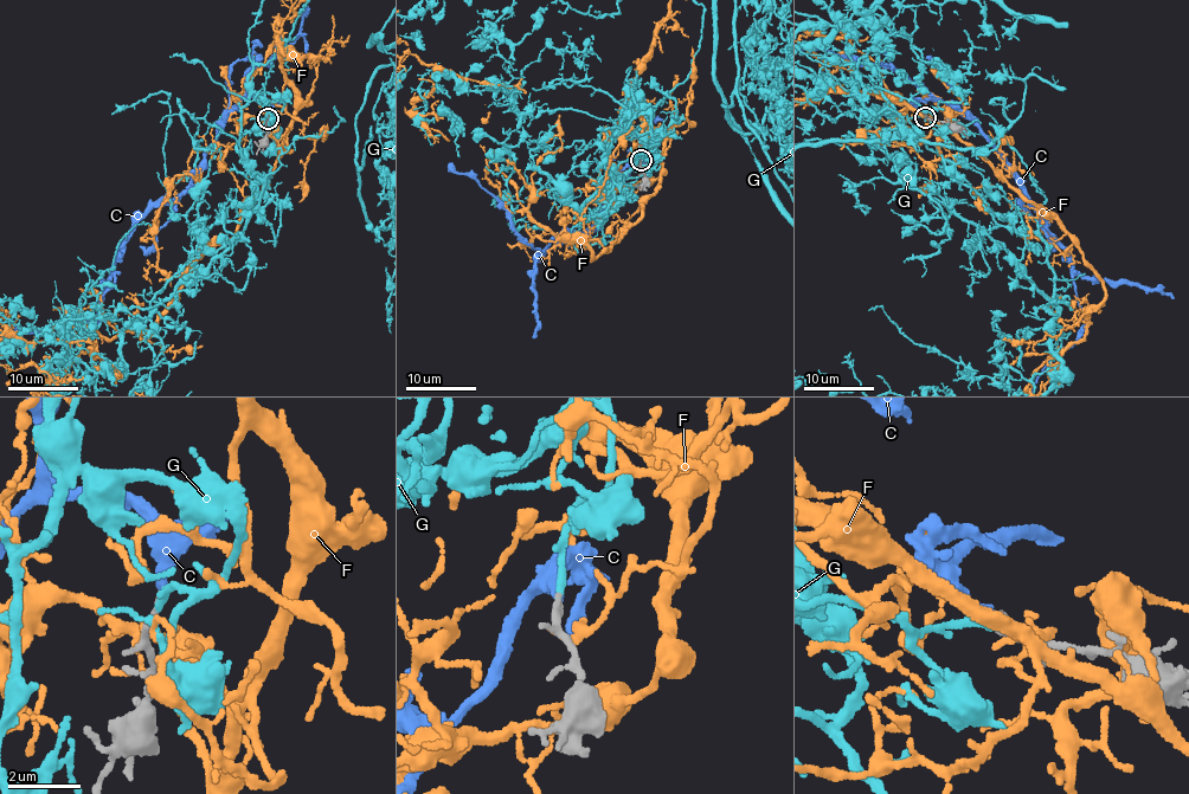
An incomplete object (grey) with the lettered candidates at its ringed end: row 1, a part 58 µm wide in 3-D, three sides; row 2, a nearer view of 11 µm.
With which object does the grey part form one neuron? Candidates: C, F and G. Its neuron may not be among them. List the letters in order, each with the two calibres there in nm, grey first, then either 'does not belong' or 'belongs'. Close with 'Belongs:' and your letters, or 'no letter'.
C: calibres 140 and 200 nm; does not belong
F: calibres 240 and 160 nm; does not belong
G: calibres 190 and 150 nm; belongs
Belongs: G

